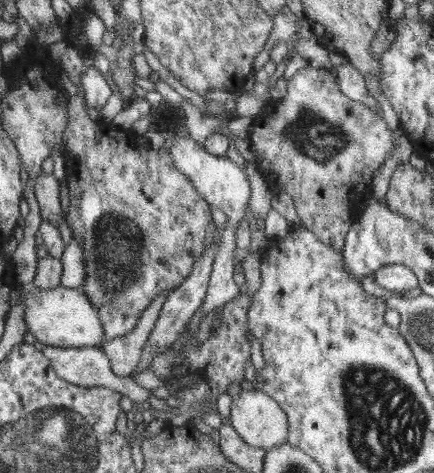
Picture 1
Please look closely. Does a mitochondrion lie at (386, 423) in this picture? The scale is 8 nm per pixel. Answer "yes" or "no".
yes

